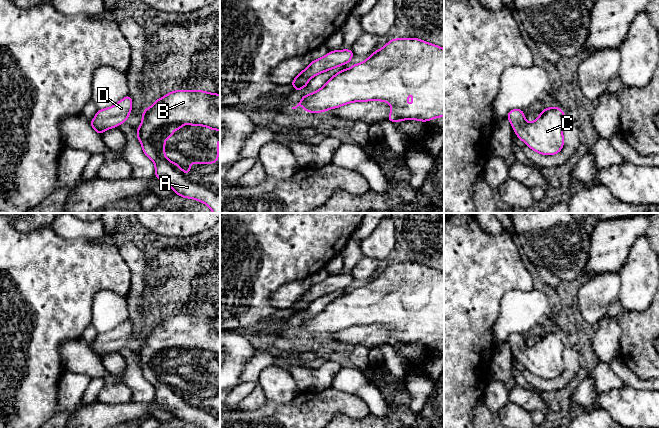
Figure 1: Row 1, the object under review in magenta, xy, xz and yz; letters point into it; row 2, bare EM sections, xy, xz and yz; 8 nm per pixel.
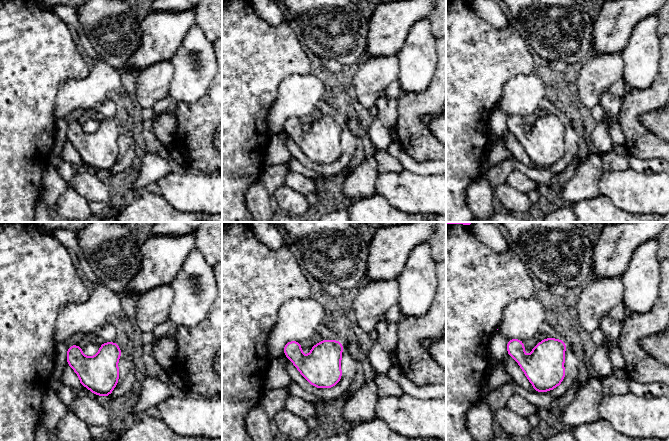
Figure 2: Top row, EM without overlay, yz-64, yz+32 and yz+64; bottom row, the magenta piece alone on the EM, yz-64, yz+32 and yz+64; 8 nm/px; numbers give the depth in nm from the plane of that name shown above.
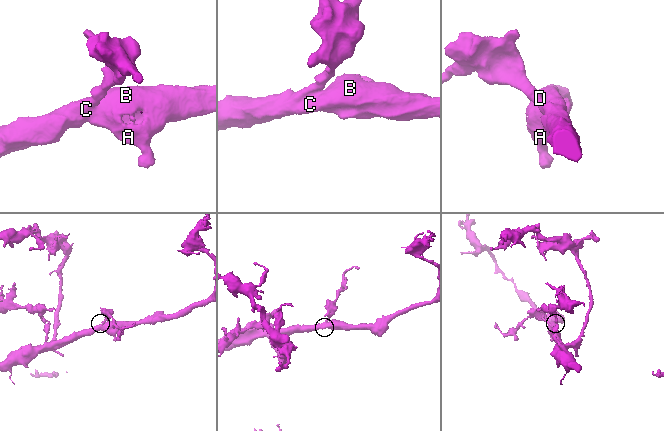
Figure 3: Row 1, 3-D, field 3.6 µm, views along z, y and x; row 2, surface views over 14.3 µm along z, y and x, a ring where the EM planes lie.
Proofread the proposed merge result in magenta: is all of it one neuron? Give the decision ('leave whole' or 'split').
leave whole

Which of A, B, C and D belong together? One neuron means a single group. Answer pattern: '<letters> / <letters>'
A B C D

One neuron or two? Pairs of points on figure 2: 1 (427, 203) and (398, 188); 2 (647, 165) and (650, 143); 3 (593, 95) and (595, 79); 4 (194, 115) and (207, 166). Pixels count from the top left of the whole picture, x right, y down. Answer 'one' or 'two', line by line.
1: one
2: two
3: one
4: one

